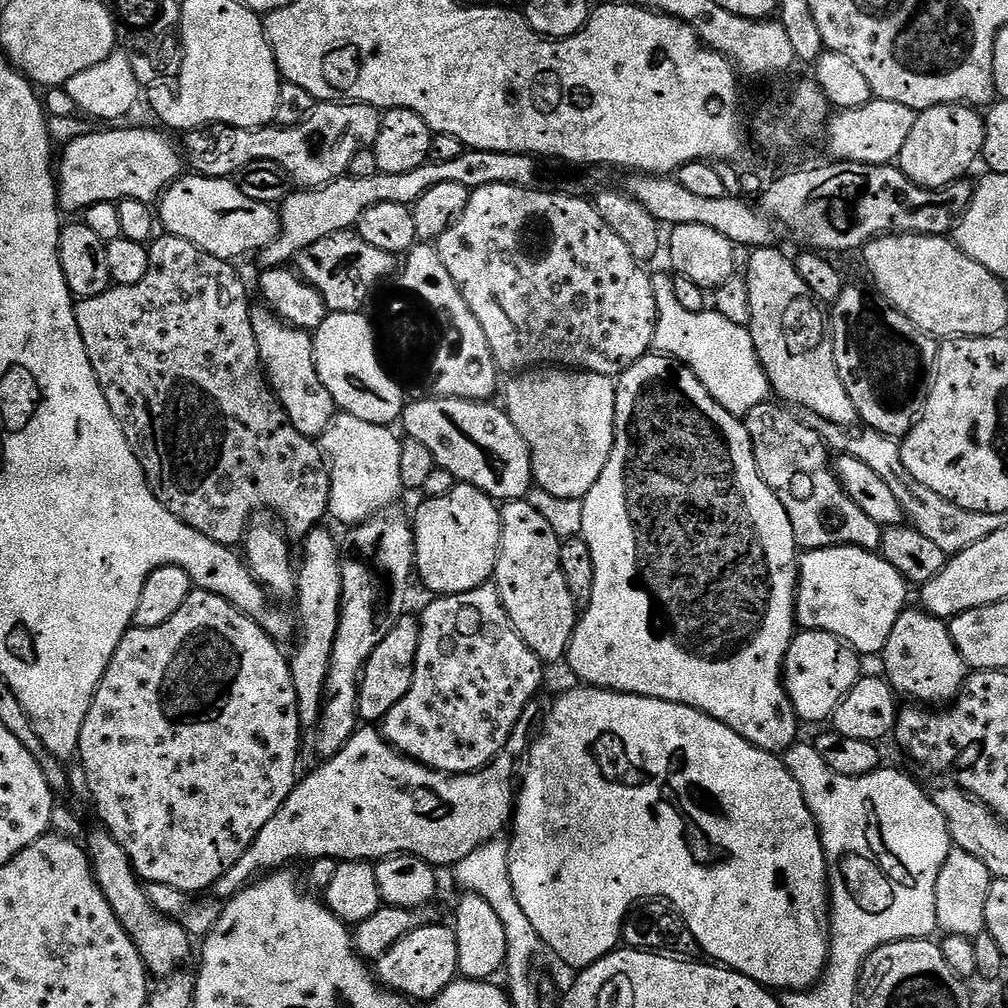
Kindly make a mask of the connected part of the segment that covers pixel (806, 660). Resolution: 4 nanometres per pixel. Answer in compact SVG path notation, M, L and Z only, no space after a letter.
M815 630L797 631L784 659L784 688L788 691L797 717L812 724L831 721L842 698L850 694L861 678L860 663L862 660L858 653L834 634Z

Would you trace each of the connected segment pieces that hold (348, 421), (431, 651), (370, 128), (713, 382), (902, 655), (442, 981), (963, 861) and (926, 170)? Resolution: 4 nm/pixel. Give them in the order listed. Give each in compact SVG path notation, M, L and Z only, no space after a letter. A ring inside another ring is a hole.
M340 412L330 426L318 437L320 451L332 477L328 510L331 519L341 520L347 526L364 523L365 520L383 512L402 493L398 462L402 455L401 437L392 433L391 427L374 422L362 422L348 412Z
M489 582L478 586L474 590L466 590L462 594L454 594L453 596L436 596L432 598L432 601L424 608L424 613L419 613L418 616L420 622L420 641L418 642L418 654L416 655L416 661L414 662L414 678L410 682L410 690L406 690L406 698L402 698L402 702L398 702L398 706L391 708L387 714L385 714L382 721L382 735L397 752L400 752L403 756L408 756L412 760L416 760L420 764L425 764L428 768L433 768L439 772L444 772L448 776L461 776L467 772L479 772L481 768L487 768L490 761L495 758L502 751L503 748L508 747L508 740L512 736L512 731L516 729L516 723L522 718L522 714L533 703L532 700L536 696L536 691L544 684L544 668L546 668L545 661L538 658L538 654L534 654L534 650L530 650L530 646L526 646L526 642L522 642L522 638L518 634L518 630L514 630L514 626L510 622L510 618L506 614L506 610L502 606L502 598L498 594L495 583Z
M320 102L313 107L312 111L308 113L308 117L306 117L303 122L298 126L290 126L289 128L282 128L279 126L269 126L267 128L235 128L229 124L205 124L203 128L194 128L183 133L184 144L182 143L182 156L186 161L187 167L191 169L195 175L209 176L210 178L218 178L219 180L235 177L237 170L242 166L250 166L250 162L278 162L278 166L282 166L282 170L286 173L289 181L291 181L293 185L299 186L304 190L311 190L313 188L321 188L323 184L329 184L330 182L339 180L341 176L347 173L350 162L354 158L354 154L371 149L373 145L375 145L378 134L380 133L380 118L381 113L377 111L377 109L370 107L369 104Z
M658 274L653 275L653 276L652 276L652 285L654 286L654 302L656 303L656 329L654 330L654 338L652 339L652 348L655 349L655 351L656 351L657 353L660 353L660 354L663 354L663 355L666 355L666 356L671 356L672 359L674 359L674 360L679 360L680 363L685 364L686 367L688 367L688 368L690 369L690 371L692 371L693 374L696 375L697 378L699 378L699 380L704 383L704 385L706 386L706 390L708 391L708 393L709 393L710 395L712 395L712 396L715 398L715 400L719 400L720 403L723 404L724 407L727 408L729 412L731 412L731 413L733 413L733 414L735 414L735 415L737 415L737 416L739 416L739 417L741 417L741 418L747 417L748 412L749 412L750 410L754 410L754 406L758 406L759 404L767 404L767 403L769 403L769 400L770 400L770 385L769 385L769 383L768 383L768 379L766 378L766 374L765 374L764 371L762 370L762 366L761 366L760 364L756 363L756 351L754 350L754 346L752 345L752 336L751 336L750 333L748 333L747 327L738 326L738 325L736 325L734 322L730 322L730 321L727 320L726 318L722 318L722 314L718 314L718 313L717 313L716 311L714 311L714 310L705 310L705 311L703 311L703 312L691 312L690 310L686 310L685 308L683 308L683 306L681 306L680 303L678 302L678 297L676 297L675 294L674 294L674 282L672 281L672 276L671 276L671 275L668 275L668 274L666 274L666 276L658 276ZM732 360L733 360L733 362L736 363L736 364L750 364L750 366L751 366L752 368L744 368L744 369L741 370L741 372L736 372L736 373L734 373L733 376L732 376Z
M909 607L903 612L898 622L894 622L890 638L886 638L882 653L883 675L901 697L909 696L912 699L909 701L917 705L951 705L964 688L970 669L964 663L962 654L958 654L958 646L954 646L954 638L947 623L919 607L916 608Z
M443 923L427 924L424 928L414 930L402 938L382 959L375 961L374 975L385 988L408 997L413 1002L430 1002L446 986L457 979L458 969L462 963L462 953L456 941L455 931L451 927L443 928Z
M953 847L952 853L942 862L942 870L938 874L938 886L934 890L934 910L936 911L936 927L944 936L967 936L975 938L986 931L986 898L990 898L990 886L994 877L974 854L966 854L966 850Z
M943 104L928 108L917 115L914 130L910 130L910 138L906 138L906 146L902 146L898 167L904 171L906 178L923 188L944 188L955 180L963 180L969 175L975 160L981 159L984 150L984 130L986 120L977 109L966 104Z

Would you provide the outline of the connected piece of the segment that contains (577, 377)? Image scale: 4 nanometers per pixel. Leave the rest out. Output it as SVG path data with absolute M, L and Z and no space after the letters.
M559 366L525 370L509 380L506 411L532 452L535 483L560 500L579 501L598 482L614 446L616 380Z

